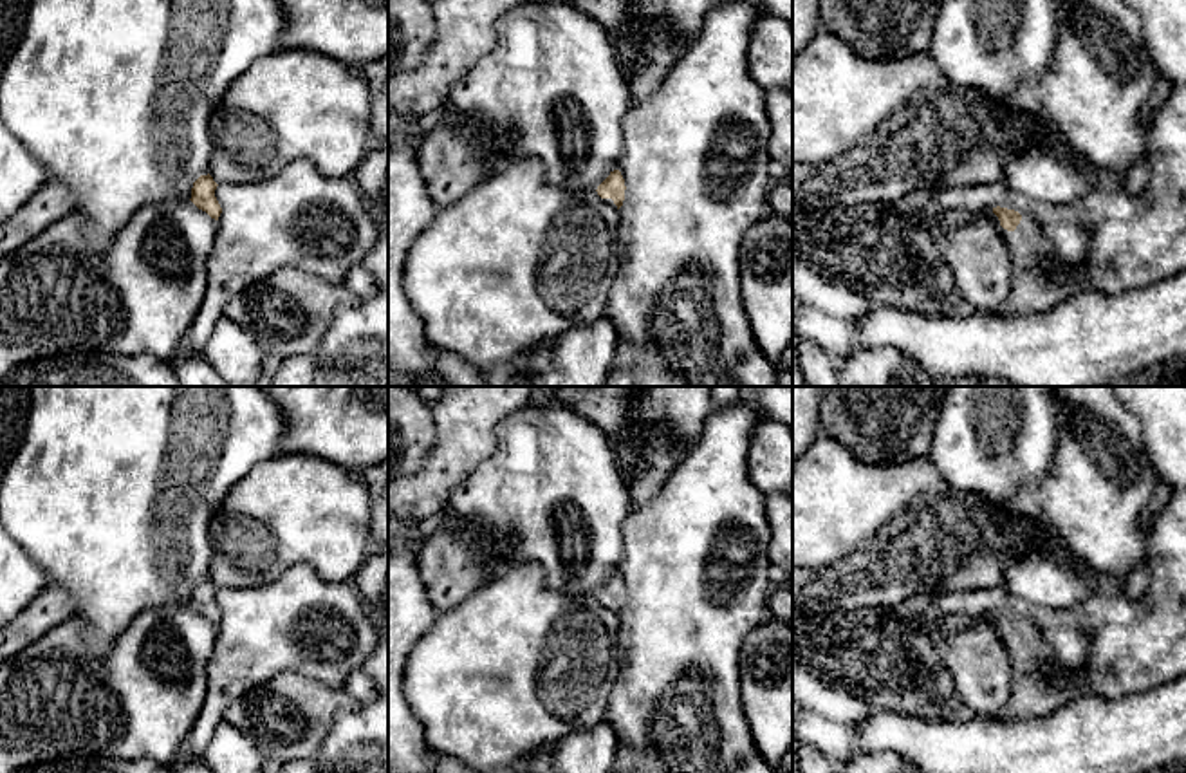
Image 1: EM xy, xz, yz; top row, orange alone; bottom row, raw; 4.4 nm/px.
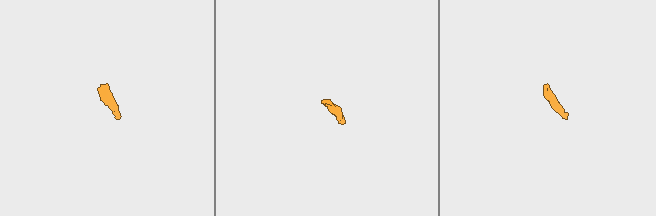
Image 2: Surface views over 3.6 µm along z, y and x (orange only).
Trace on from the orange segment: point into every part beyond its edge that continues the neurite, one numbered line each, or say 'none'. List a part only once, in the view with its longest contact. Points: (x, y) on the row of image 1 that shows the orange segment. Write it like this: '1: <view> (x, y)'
1: yz (1033, 291)

